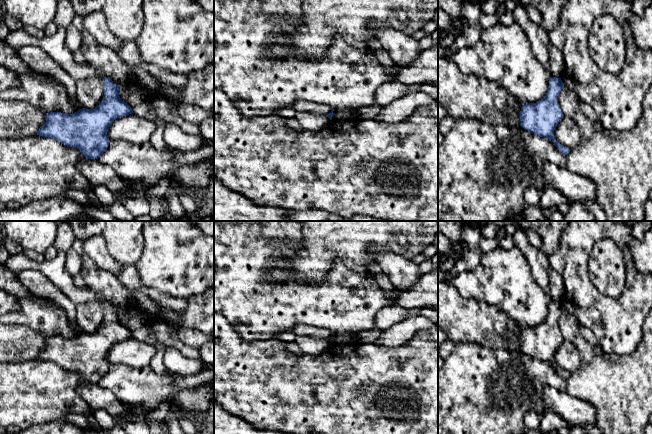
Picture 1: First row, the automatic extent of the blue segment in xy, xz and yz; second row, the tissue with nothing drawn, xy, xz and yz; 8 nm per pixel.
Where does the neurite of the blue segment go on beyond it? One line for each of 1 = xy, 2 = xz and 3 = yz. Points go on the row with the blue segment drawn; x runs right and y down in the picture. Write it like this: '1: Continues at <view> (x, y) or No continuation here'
1: No continuation here
2: No continuation here
3: No continuation here

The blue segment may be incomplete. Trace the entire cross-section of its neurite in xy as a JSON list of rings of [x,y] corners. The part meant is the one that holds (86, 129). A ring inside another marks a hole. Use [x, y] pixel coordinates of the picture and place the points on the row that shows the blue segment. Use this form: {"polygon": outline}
{"polygon": [[[109,77],[103,79],[104,97],[93,109],[82,108],[66,114],[46,113],[46,123],[37,135],[50,137],[67,147],[77,148],[88,159],[98,159],[108,148],[107,130],[111,123],[133,111],[119,96],[119,86]]]}

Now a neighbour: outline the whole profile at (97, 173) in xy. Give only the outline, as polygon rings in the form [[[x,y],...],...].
[[[98,159],[80,160],[77,162],[76,168],[93,188],[103,185],[113,195],[120,195],[125,198],[133,197],[129,188],[130,184],[127,184],[111,166],[100,162]]]

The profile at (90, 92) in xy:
[[[97,69],[99,75],[76,82],[77,98],[83,108],[93,109],[102,101],[104,97],[103,79],[105,77],[102,70]]]

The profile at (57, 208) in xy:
[[[60,196],[31,201],[17,210],[0,210],[0,221],[66,221],[81,217],[91,218],[81,204]]]

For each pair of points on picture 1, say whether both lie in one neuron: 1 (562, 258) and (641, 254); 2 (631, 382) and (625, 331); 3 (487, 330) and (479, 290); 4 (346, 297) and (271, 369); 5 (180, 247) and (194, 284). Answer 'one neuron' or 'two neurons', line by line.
1: two neurons
2: two neurons
3: two neurons
4: two neurons
5: one neuron

